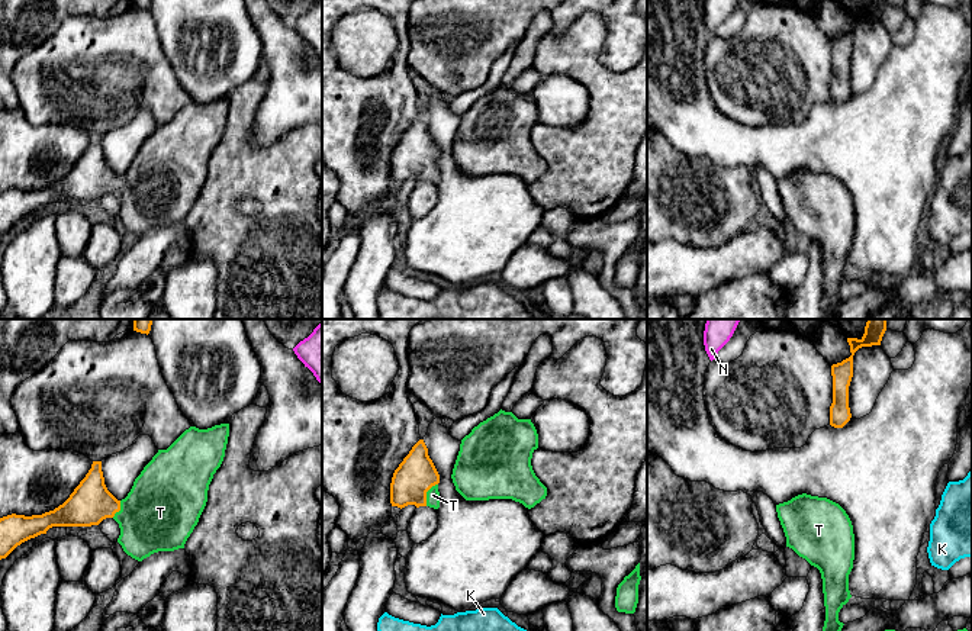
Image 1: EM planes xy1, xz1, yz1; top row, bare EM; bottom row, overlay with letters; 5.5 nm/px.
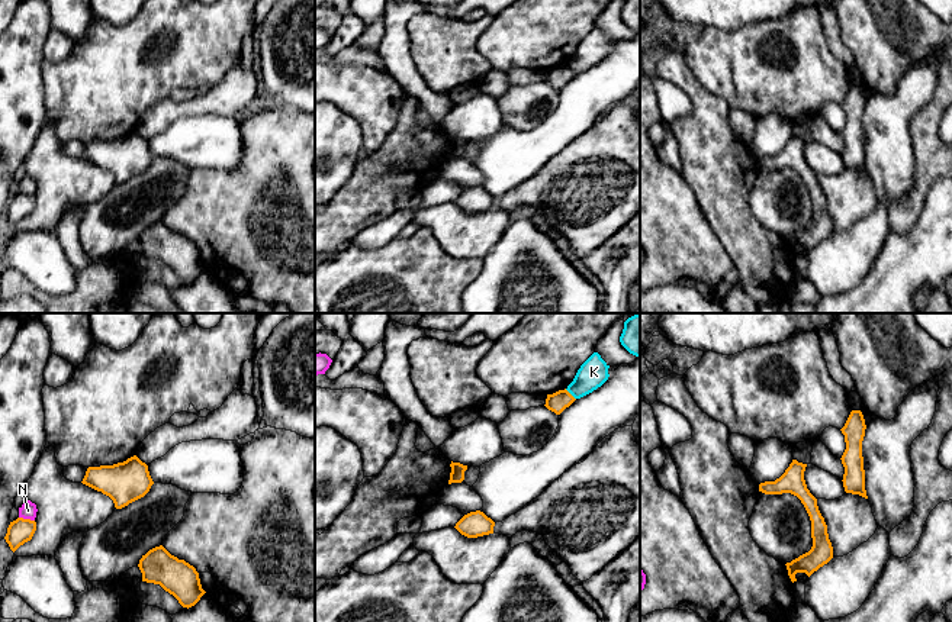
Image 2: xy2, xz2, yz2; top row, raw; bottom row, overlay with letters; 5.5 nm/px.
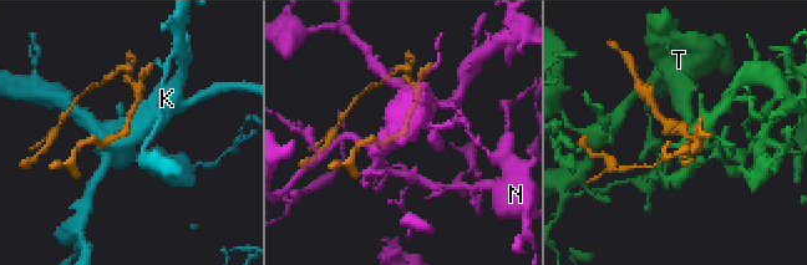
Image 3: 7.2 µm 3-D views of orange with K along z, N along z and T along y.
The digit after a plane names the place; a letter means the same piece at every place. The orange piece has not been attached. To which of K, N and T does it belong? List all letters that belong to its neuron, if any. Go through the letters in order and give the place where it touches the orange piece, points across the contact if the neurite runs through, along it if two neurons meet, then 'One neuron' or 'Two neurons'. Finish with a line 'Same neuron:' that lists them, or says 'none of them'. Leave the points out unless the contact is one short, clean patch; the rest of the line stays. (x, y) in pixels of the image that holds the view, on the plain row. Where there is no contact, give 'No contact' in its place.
K: Touches orange at xz2 (571, 70). Boundary: xz2 (565, 64), (575, 74). Two neurons
N: Touches orange at xy2 (26, 195). Two neurons
T: Touches orange at xz1 (425, 168). Path across: xz1 (417, 150), (417, 158), (425, 168), (433, 170). One neuron
Same neuron: T

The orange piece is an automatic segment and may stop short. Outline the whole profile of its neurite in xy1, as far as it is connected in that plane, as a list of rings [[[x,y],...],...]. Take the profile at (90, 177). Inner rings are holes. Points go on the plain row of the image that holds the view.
[[[229,99],[207,104],[190,102],[167,125],[158,125],[122,176],[107,165],[102,136],[93,136],[91,144],[70,173],[54,186],[32,191],[12,189],[0,193],[0,235],[22,218],[46,209],[52,202],[91,202],[106,193],[113,193],[119,199],[118,218],[128,231],[138,236],[158,226],[184,223],[206,181],[209,160],[223,136],[228,112]]]

